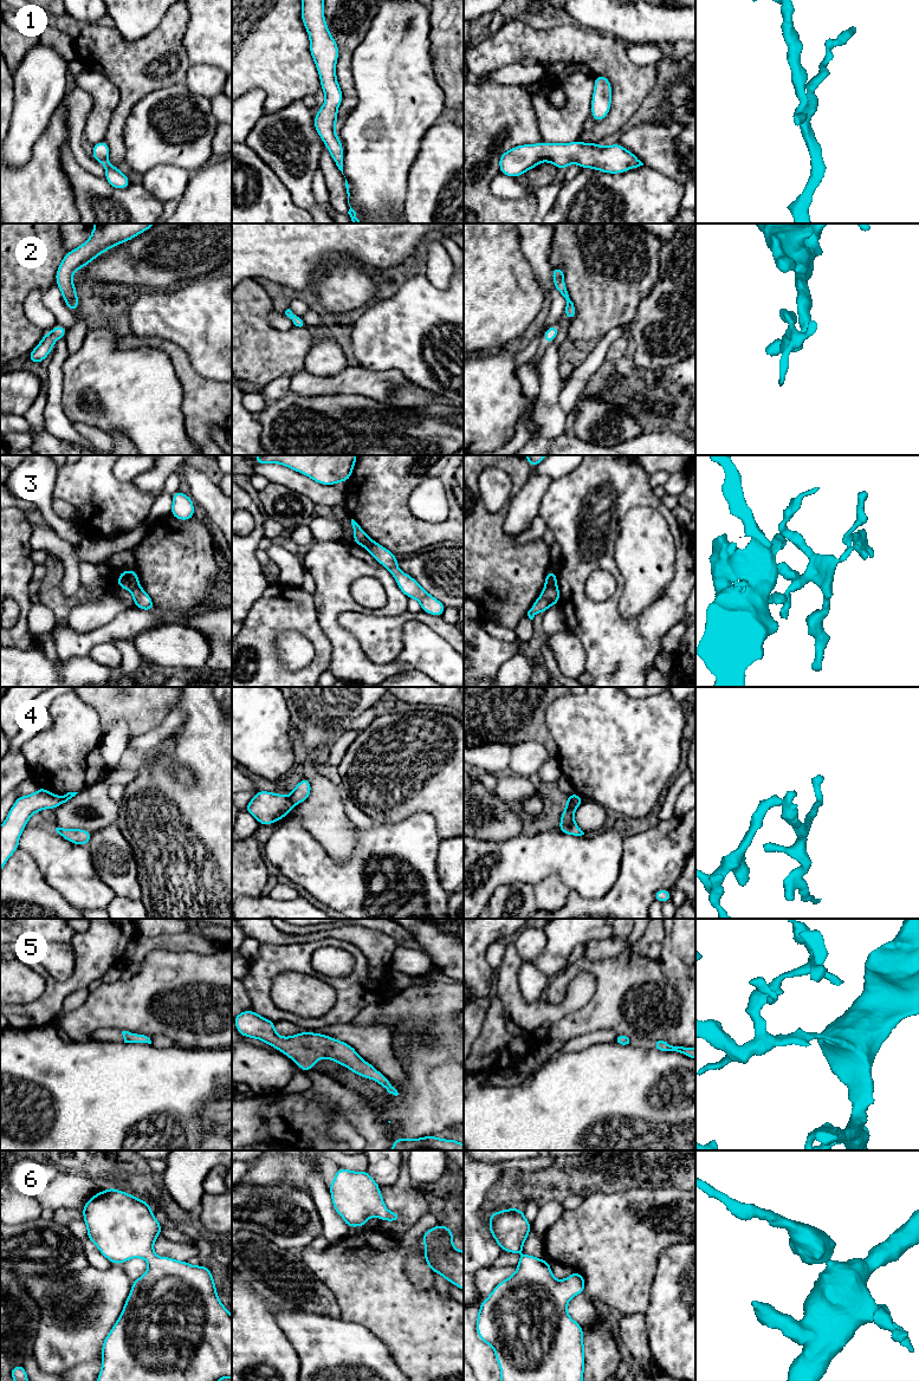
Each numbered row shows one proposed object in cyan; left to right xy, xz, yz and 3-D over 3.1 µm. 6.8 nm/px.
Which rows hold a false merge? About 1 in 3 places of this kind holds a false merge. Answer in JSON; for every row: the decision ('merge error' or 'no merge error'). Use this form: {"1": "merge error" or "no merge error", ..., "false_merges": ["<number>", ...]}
{"1": "no merge error", "2": "no merge error", "3": "merge error", "4": "merge error", "5": "no merge error", "6": "no merge error", "false_merges": ["3", "4"]}

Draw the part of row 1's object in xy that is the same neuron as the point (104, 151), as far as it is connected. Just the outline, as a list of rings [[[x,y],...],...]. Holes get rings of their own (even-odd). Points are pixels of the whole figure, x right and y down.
[[[101,141],[92,145],[92,158],[105,167],[105,179],[109,184],[117,189],[125,189],[130,184],[130,180],[118,168],[109,163],[110,149],[106,142]]]

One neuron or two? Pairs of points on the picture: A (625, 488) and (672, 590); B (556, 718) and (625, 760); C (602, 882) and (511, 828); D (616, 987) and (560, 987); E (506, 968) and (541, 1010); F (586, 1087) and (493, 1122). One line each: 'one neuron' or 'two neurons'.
A: one neuron
B: one neuron
C: two neurons
D: one neuron
E: one neuron
F: one neuron

